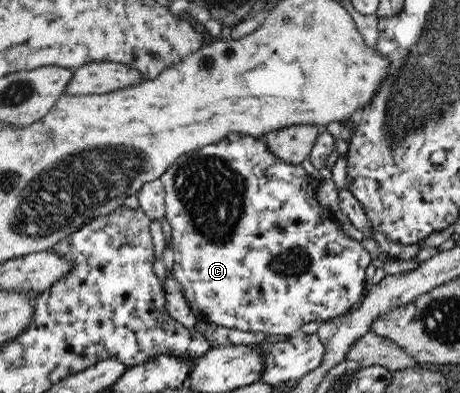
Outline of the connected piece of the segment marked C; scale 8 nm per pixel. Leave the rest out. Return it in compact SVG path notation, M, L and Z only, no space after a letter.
M231 133L222 141L205 145L192 153L184 153L174 161L159 177L165 189L166 219L172 226L171 246L174 250L174 277L178 280L188 305L199 321L215 323L228 329L236 329L252 334L268 334L290 338L300 332L310 322L323 322L341 315L360 303L368 290L366 284L366 268L371 263L369 253L359 241L349 237L334 218L333 211L320 206L315 198L316 185L312 185L312 177L307 175L300 164L289 164L268 152L266 144L259 138L248 134Z

